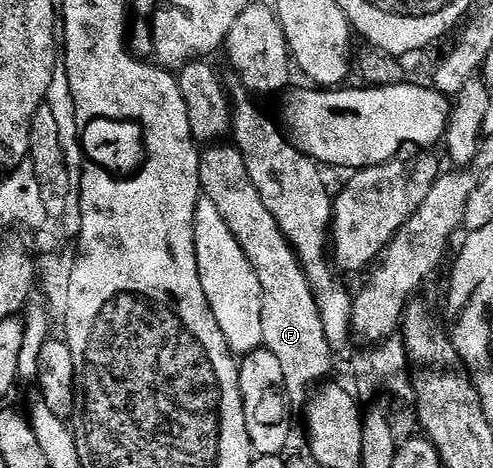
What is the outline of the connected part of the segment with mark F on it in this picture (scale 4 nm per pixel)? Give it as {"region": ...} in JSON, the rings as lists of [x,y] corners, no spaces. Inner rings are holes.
{"region":[[[210,143],[199,152],[201,196],[212,199],[220,219],[228,223],[228,231],[240,243],[250,266],[254,268],[256,279],[260,279],[262,292],[262,314],[264,323],[262,343],[265,349],[276,355],[280,368],[284,370],[284,387],[290,396],[291,406],[305,406],[312,390],[325,382],[334,365],[335,350],[330,348],[324,335],[324,323],[320,319],[320,307],[314,298],[306,273],[298,262],[298,255],[286,236],[280,231],[272,211],[264,207],[256,183],[244,167],[244,155],[233,143]]]}

